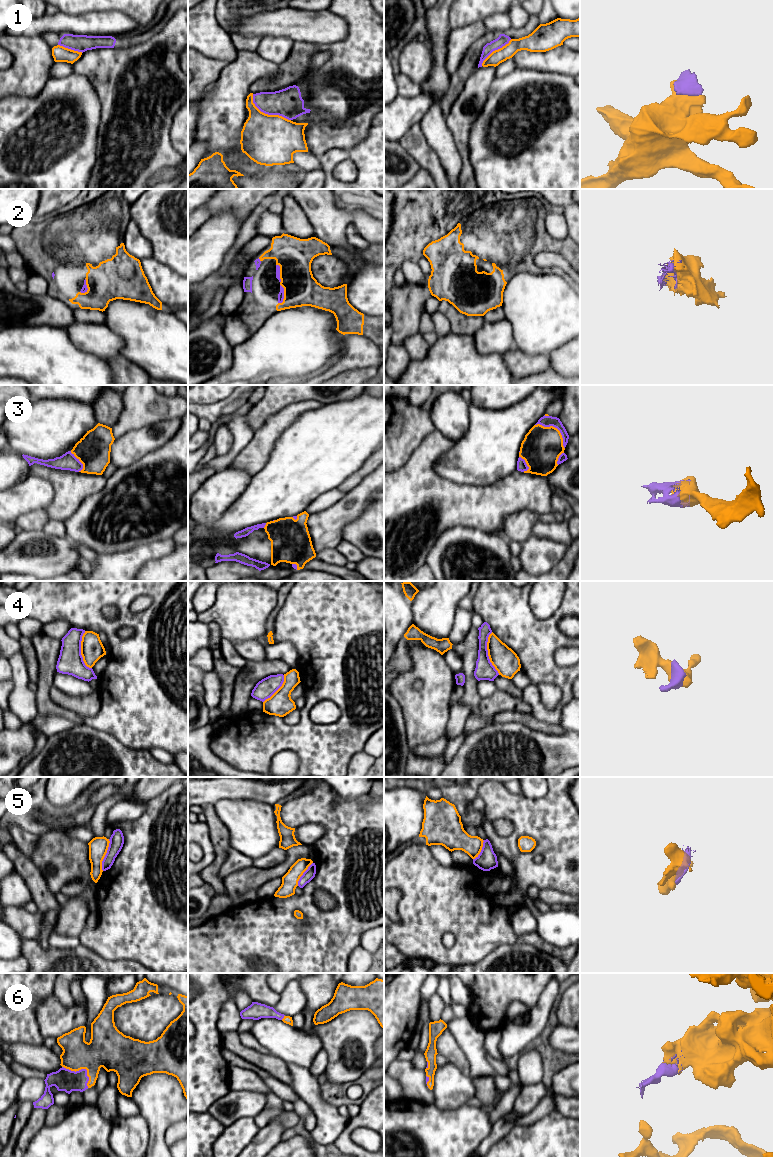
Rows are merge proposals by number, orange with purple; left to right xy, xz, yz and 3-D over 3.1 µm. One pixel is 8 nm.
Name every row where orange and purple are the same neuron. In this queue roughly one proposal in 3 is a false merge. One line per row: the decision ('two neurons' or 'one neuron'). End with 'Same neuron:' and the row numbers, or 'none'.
1: two neurons
2: one neuron
3: one neuron
4: two neurons
5: two neurons
6: one neuron
Same neuron: 2, 3, 6

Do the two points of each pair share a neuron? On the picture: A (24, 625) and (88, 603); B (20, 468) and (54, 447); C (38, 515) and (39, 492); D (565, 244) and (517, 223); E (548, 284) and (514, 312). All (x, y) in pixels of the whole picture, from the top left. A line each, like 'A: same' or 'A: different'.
A: different
B: different
C: different
D: same
E: same

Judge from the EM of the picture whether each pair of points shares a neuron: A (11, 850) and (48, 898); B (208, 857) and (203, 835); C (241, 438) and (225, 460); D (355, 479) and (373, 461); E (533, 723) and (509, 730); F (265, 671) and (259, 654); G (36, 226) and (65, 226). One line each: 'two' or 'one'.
A: one
B: one
C: one
D: one
E: two
F: two
G: one

